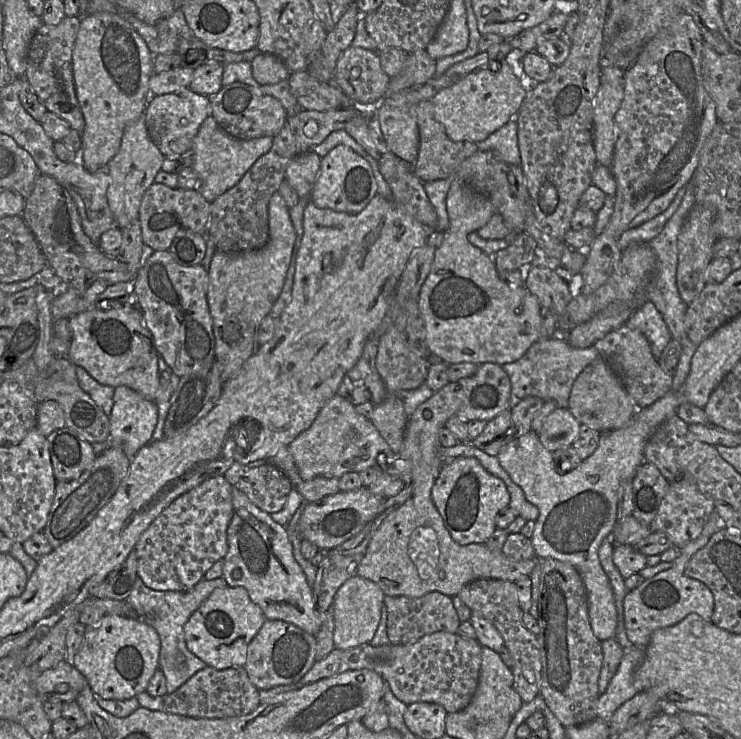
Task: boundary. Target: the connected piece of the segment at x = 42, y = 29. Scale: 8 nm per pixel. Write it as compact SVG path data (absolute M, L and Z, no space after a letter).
M65 16L58 25L42 22L28 47L25 77L47 111L57 114L68 121L73 130L82 133L85 120L76 96L72 63L80 23L80 16Z

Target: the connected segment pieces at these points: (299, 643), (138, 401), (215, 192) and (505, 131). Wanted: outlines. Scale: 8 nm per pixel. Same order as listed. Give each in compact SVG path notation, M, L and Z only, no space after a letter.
M266 619L247 647L244 668L258 690L295 684L311 669L315 660L316 637L283 620Z
M127 386L116 387L113 397L113 407L108 416L111 446L119 448L131 459L152 440L152 435L157 425L157 406L154 401L146 399L140 393Z
M208 116L194 138L192 150L195 155L192 165L198 177L198 191L209 203L236 185L259 157L272 146L273 137L263 136L241 140L231 136L219 126L213 116Z
M511 119L485 140L475 143L480 151L490 151L506 164L521 166L517 120Z

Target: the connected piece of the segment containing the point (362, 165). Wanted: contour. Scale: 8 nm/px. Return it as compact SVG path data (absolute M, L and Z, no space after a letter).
M336 146L321 158L310 201L318 208L357 214L378 194L377 182L369 163L347 146Z

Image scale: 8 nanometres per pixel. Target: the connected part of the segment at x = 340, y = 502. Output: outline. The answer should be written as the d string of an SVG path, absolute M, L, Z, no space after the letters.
M367 487L339 491L317 502L307 503L298 522L302 539L316 545L321 551L332 550L356 536L379 513L384 499L372 494Z

